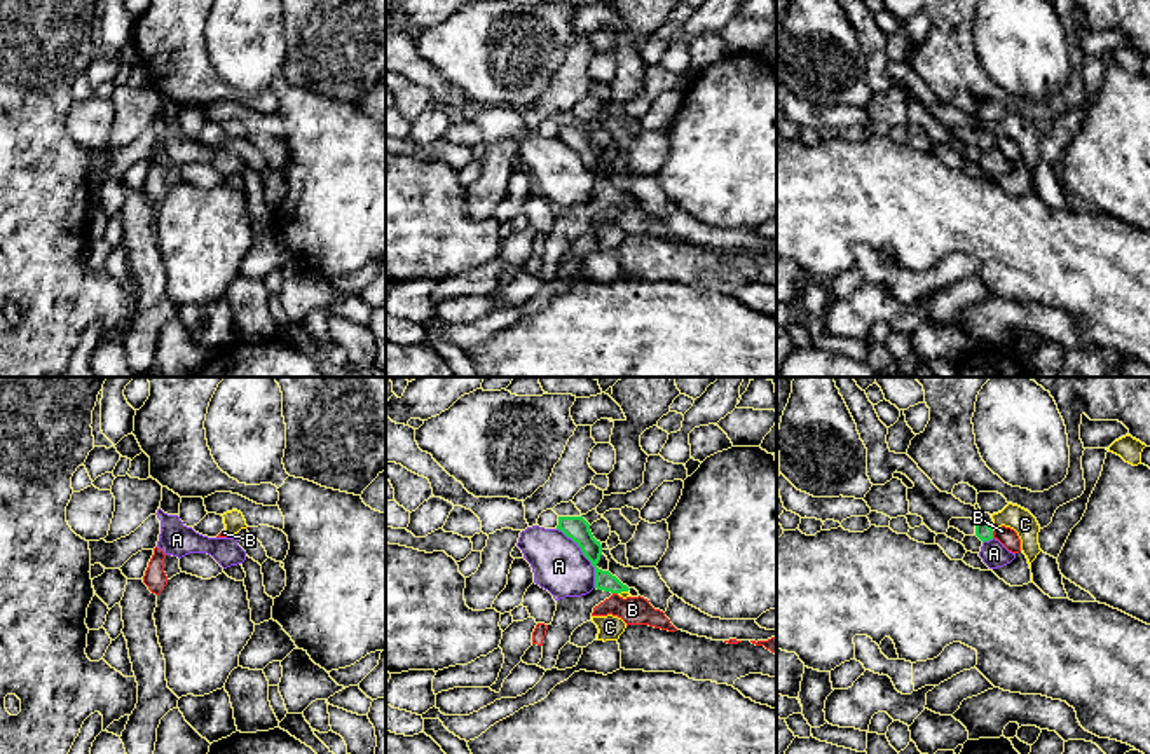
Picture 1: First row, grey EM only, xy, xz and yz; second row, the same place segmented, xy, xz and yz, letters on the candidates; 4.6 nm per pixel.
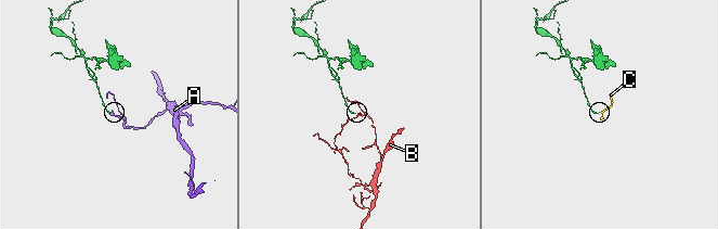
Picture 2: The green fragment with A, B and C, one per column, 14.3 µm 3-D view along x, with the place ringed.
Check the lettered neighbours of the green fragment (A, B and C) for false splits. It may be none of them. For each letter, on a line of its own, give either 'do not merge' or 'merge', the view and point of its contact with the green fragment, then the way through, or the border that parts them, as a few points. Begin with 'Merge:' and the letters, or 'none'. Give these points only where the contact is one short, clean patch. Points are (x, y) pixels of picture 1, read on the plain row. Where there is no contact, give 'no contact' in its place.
Merge: none
A: do not merge; contact xz (585, 164); border xz (557, 137), (580, 157), (594, 177), (595, 196)
B: do not merge; contact yz (992, 143); border yz (992, 140), (993, 145)
C: do not merge; contact xz (622, 199); border xz (627, 199), (618, 203)

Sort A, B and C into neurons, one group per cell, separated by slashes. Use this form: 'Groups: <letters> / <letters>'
Groups: A / B / C

